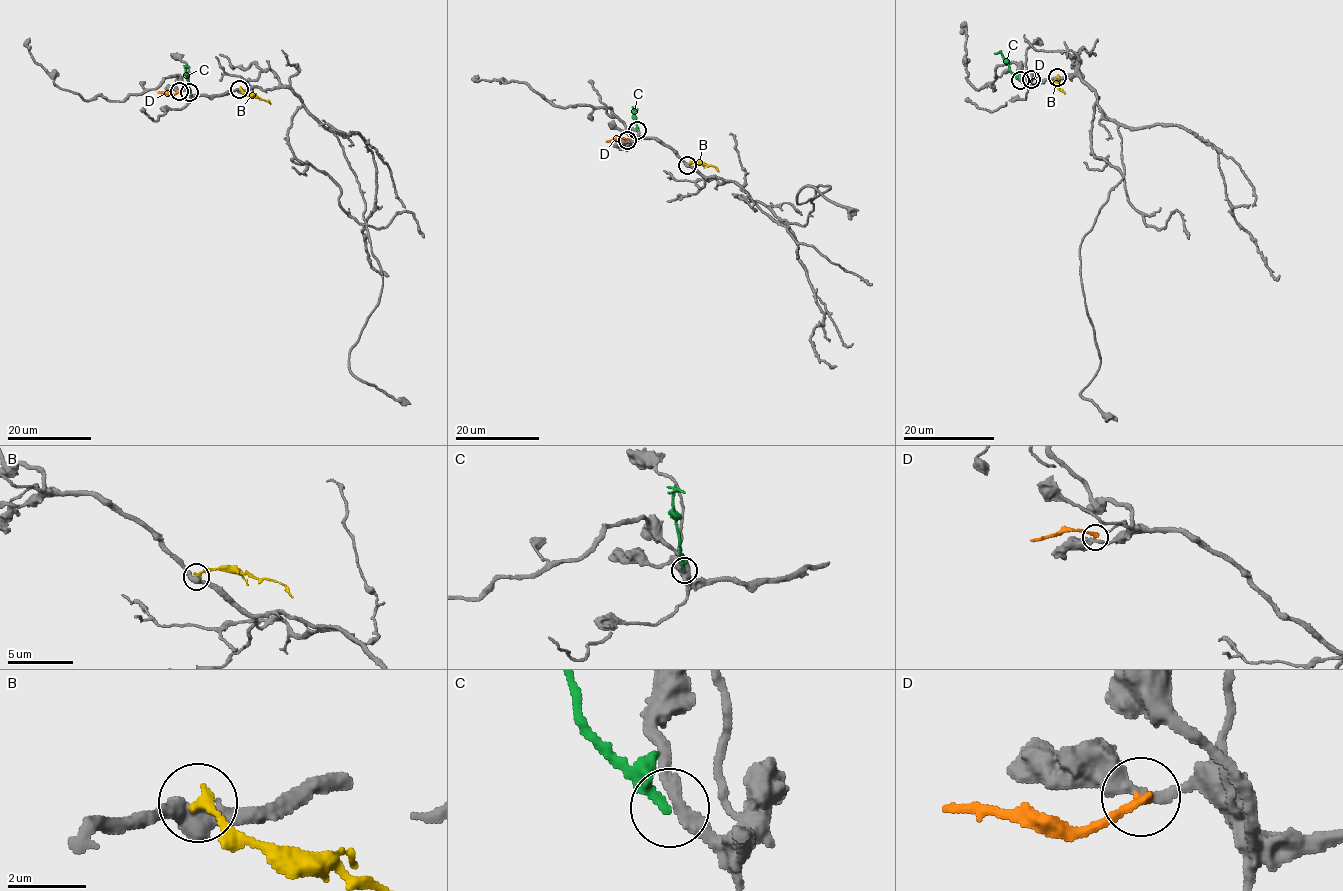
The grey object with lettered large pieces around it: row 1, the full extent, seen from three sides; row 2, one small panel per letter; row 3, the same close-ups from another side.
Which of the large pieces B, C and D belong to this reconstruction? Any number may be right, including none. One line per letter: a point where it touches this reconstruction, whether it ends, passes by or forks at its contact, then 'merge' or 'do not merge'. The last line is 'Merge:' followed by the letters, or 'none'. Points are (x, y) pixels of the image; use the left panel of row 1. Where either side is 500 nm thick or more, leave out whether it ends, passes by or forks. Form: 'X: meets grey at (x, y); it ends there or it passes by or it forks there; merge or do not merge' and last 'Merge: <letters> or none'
B: meets grey at (239, 89); it ends there; do not merge
C: meets grey at (189, 92); it ends there; do not merge
D: meets grey at (179, 91); it ends there; do not merge
Merge: none

